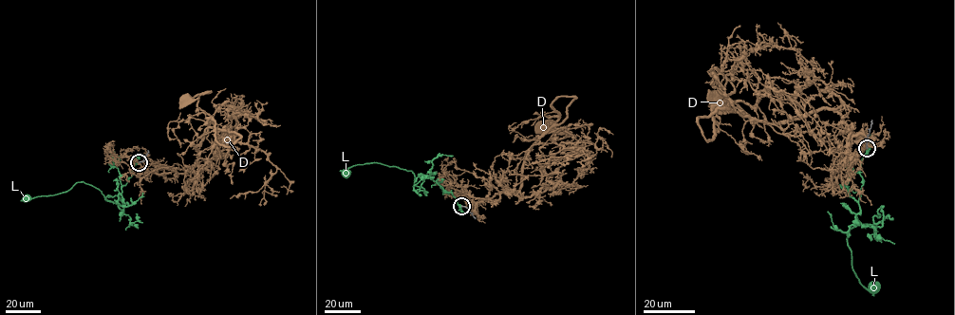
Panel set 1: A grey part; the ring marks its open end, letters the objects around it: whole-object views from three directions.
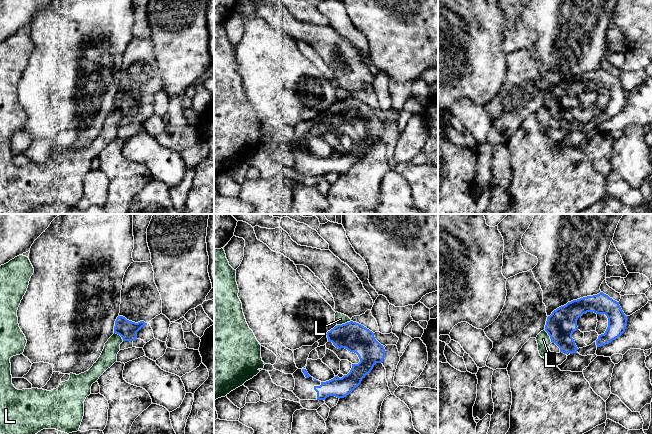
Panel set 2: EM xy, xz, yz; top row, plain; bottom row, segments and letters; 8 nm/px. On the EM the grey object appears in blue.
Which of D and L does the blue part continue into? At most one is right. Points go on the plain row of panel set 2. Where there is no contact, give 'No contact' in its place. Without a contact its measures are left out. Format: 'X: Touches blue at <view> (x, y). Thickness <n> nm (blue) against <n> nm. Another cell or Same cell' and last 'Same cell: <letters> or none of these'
D: No contact. Another cell
L: Touches blue at xz (343, 100). Thickness 240 nm (blue) against 90 nm. Another cell
Same cell: none of these

